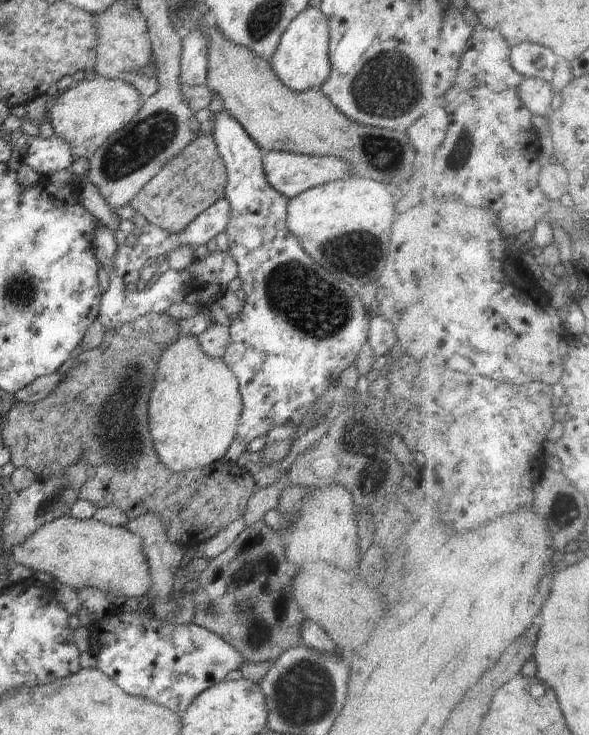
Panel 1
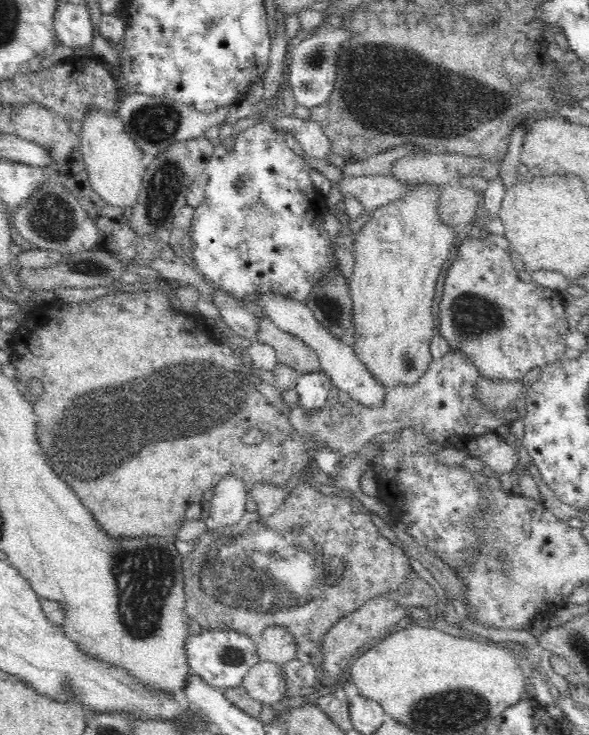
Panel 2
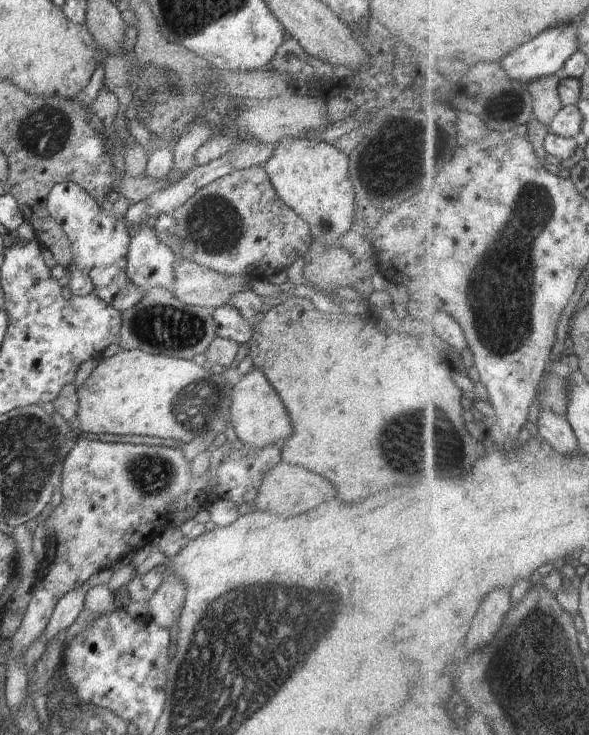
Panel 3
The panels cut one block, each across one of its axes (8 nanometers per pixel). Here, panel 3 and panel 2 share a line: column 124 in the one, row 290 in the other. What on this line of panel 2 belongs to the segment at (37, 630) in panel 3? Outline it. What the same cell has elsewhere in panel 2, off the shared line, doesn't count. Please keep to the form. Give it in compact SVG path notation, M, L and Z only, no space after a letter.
M473 234L468 236L466 239L464 238L461 242L458 242L457 245L457 258L454 259L453 263L447 270L443 296L441 303L439 304L438 312L440 319L440 332L438 335L444 337L449 342L449 348L461 350L476 367L476 370L478 370L481 378L490 380L522 380L522 378L526 376L526 372L530 372L532 368L540 368L544 365L564 359L564 352L566 352L568 347L565 340L566 334L569 332L569 324L564 306L563 293L546 288L545 286L542 286L534 281L526 283L522 279L519 279L518 270L514 267L514 264L510 259L510 252L494 244L492 240L480 238L479 236Z

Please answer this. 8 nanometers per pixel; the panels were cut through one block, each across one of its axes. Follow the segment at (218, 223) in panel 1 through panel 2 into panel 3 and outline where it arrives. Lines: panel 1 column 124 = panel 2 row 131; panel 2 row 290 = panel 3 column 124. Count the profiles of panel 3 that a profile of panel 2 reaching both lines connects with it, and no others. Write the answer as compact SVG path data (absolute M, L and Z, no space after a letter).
M72 181L61 182L52 187L48 196L47 211L49 212L49 220L65 232L70 243L72 264L90 277L93 282L94 292L108 306L114 307L120 312L134 307L146 291L137 289L126 276L125 266L127 265L127 254L132 231L125 222L122 219L115 220L108 206L99 204L81 186L78 186L78 183Z

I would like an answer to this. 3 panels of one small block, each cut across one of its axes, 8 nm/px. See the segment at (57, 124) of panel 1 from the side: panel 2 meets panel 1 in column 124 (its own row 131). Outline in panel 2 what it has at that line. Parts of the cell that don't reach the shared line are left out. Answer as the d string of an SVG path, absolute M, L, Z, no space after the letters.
M91 111L81 123L79 134L81 151L92 189L112 206L134 206L140 195L143 176L147 166L142 163L143 152L126 132L118 113L113 111Z

